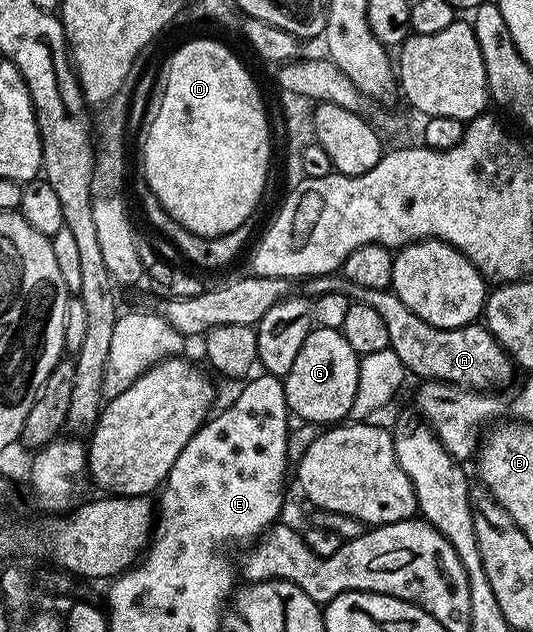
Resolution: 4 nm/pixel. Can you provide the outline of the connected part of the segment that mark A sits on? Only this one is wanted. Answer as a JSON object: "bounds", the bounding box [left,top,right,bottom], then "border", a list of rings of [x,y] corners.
{"bounds":[349,285,516,391],"border":[[[350,285],[349,296],[355,302],[372,307],[380,319],[388,323],[390,350],[397,355],[403,370],[412,372],[418,379],[446,381],[450,385],[461,385],[475,391],[502,391],[514,377],[516,366],[509,353],[503,349],[486,328],[475,323],[459,329],[437,329],[420,319],[390,289],[365,289]]]}

